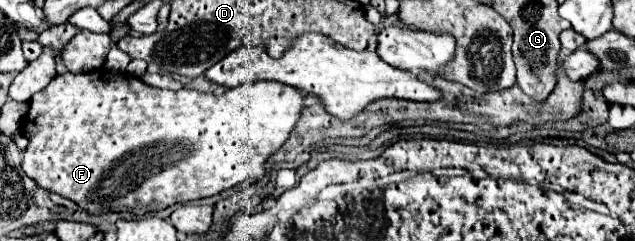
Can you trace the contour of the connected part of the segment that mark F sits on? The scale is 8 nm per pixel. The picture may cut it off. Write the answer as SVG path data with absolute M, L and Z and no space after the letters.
M96 69L90 73L56 75L48 87L30 99L30 111L22 131L30 139L22 169L40 187L56 191L76 201L88 213L134 211L138 215L164 209L174 203L186 203L216 195L244 181L264 177L264 161L280 149L296 127L304 93L278 81L256 81L232 87L222 95L196 89L154 89L128 73L110 73Z

